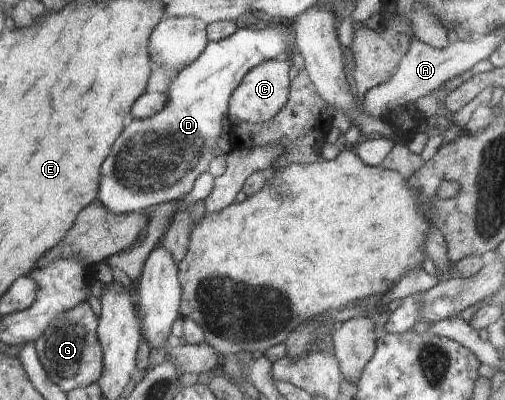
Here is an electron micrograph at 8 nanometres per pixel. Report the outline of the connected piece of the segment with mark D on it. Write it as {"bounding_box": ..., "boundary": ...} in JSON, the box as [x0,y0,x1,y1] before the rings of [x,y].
{"bounding_box":[99,20,294,215],"boundary":[[[288,20],[284,24],[270,28],[262,23],[252,28],[237,28],[226,39],[210,41],[205,52],[184,68],[173,81],[166,94],[165,108],[146,119],[133,119],[122,134],[110,146],[108,156],[102,162],[100,170],[99,202],[116,215],[125,213],[149,212],[161,203],[180,201],[190,193],[198,174],[208,171],[212,154],[217,148],[216,140],[226,130],[223,121],[230,122],[228,102],[232,92],[240,85],[244,76],[251,70],[271,59],[286,57],[293,50],[294,24]]]}

